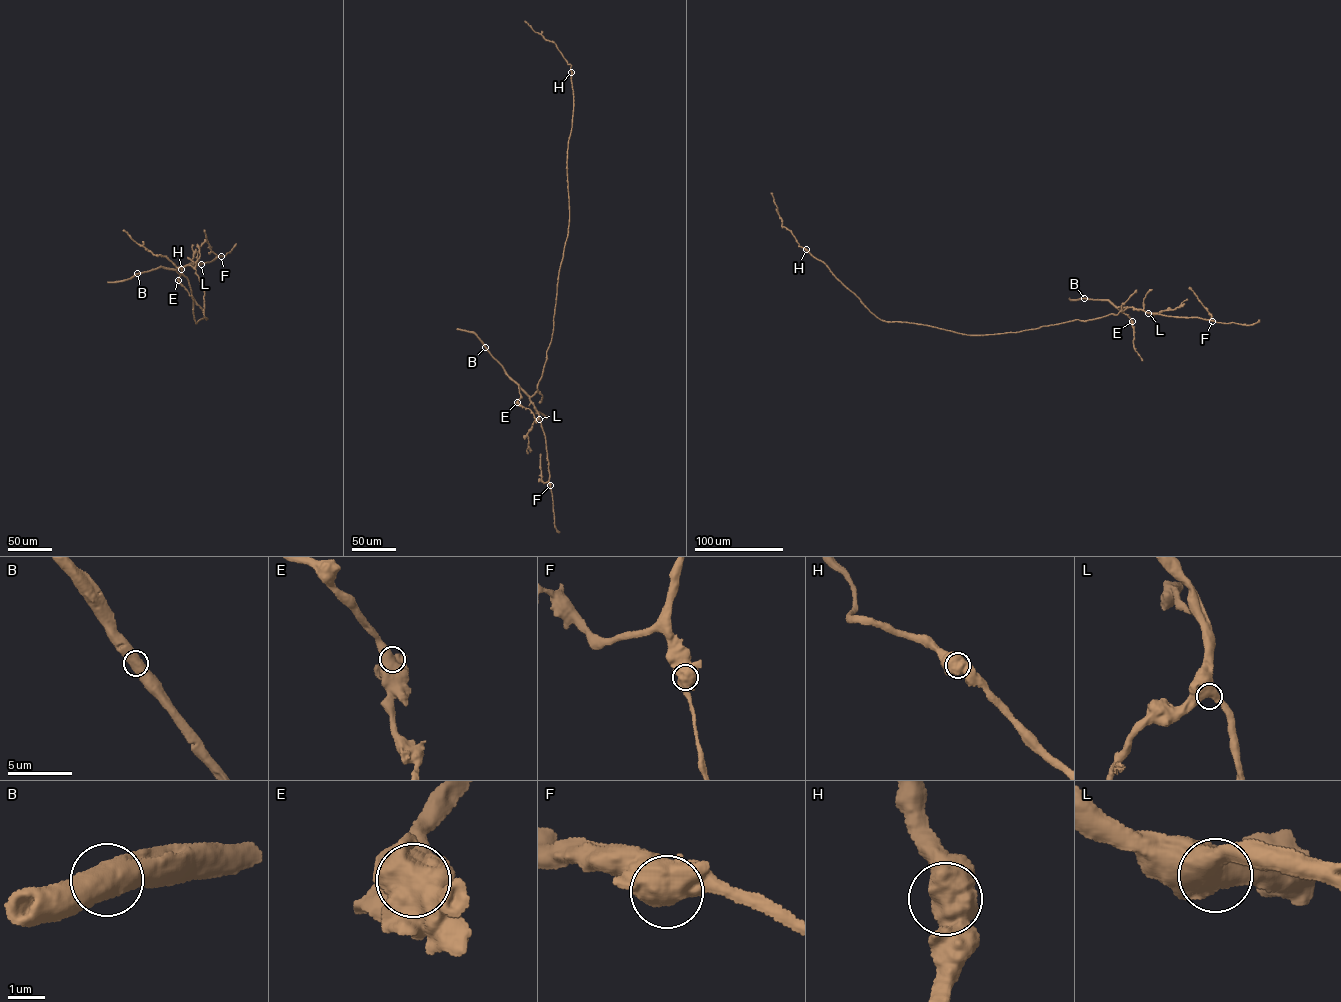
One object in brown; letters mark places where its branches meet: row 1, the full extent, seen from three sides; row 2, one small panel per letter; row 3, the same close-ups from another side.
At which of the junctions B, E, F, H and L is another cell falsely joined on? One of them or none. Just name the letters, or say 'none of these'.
none of these

